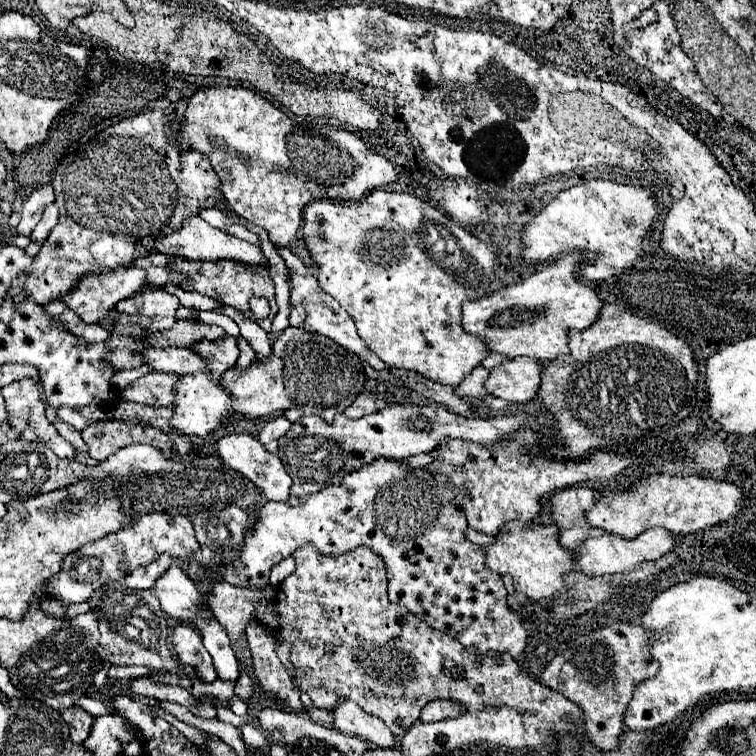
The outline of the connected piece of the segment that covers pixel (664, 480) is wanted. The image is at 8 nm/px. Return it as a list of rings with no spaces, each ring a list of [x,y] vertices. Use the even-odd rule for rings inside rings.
[[[661,474],[639,480],[631,490],[597,492],[603,494],[603,498],[587,512],[589,524],[623,538],[637,538],[645,530],[655,526],[663,526],[673,534],[691,534],[735,518],[745,504],[745,492],[737,484],[699,476],[681,478]]]

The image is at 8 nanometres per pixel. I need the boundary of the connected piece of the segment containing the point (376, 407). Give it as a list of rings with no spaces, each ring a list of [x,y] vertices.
[[[361,392],[355,402],[343,412],[345,416],[351,416],[351,418],[363,418],[367,414],[373,414],[373,412],[379,412],[387,406],[387,402],[379,396],[375,396],[373,392]]]

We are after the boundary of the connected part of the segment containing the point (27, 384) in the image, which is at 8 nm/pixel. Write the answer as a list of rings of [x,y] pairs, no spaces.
[[[35,378],[15,380],[7,386],[3,386],[1,394],[3,394],[7,408],[9,408],[9,422],[21,432],[21,438],[47,444],[59,458],[73,458],[75,456],[75,448],[71,448],[71,444],[59,436],[59,432],[53,428],[53,424],[49,424],[49,420],[45,416],[45,406],[41,402],[41,388],[35,382]]]

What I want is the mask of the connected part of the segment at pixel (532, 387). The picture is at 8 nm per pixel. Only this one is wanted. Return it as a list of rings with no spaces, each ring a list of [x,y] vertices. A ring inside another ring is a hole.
[[[517,356],[493,368],[485,386],[497,398],[525,404],[537,396],[543,368],[545,362],[537,358]]]

